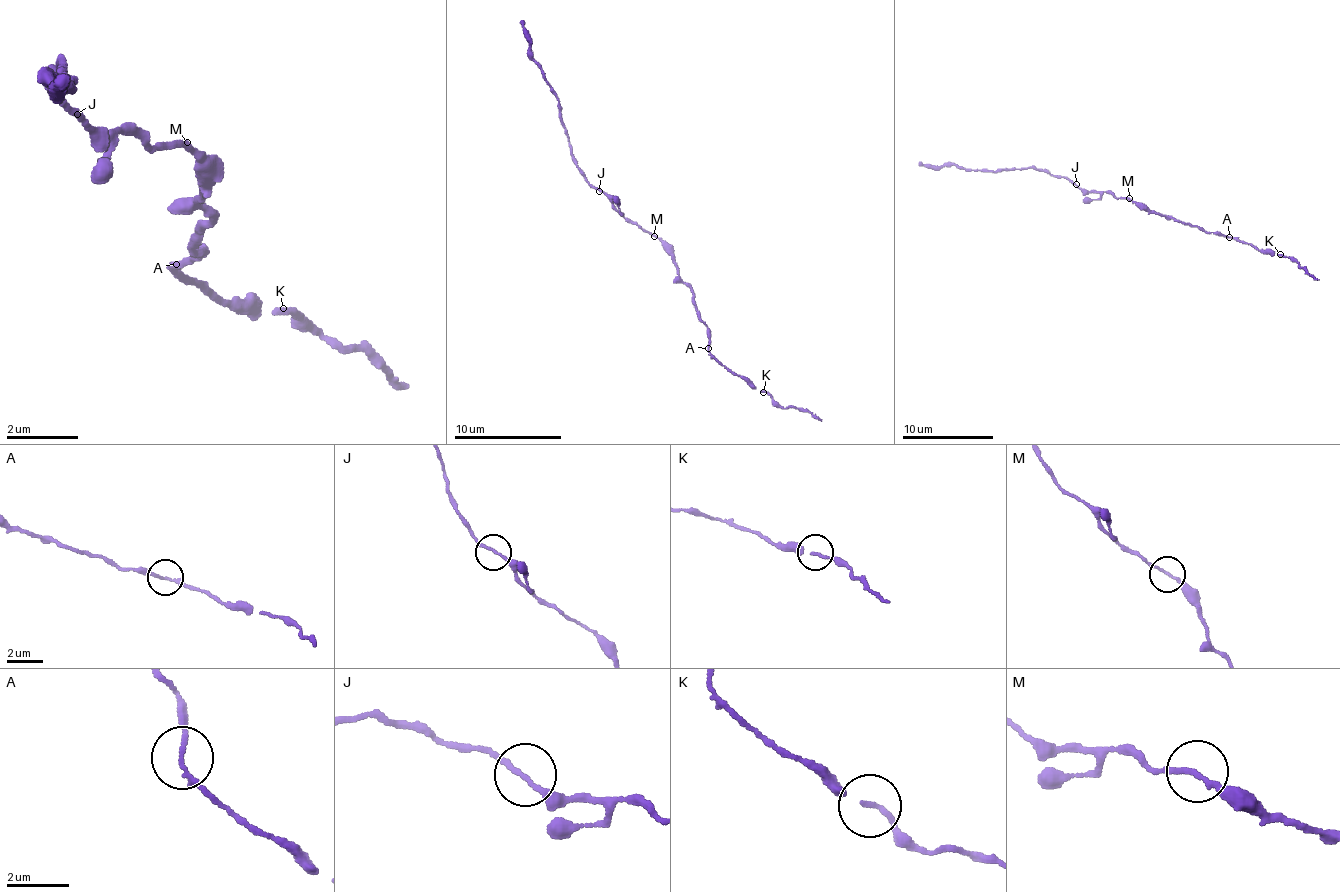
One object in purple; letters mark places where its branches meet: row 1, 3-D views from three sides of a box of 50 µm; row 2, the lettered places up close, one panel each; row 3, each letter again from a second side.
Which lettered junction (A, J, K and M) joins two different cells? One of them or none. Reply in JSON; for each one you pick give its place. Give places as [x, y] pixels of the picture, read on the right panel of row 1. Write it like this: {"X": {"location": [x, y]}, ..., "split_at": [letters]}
{"split_at": []}

